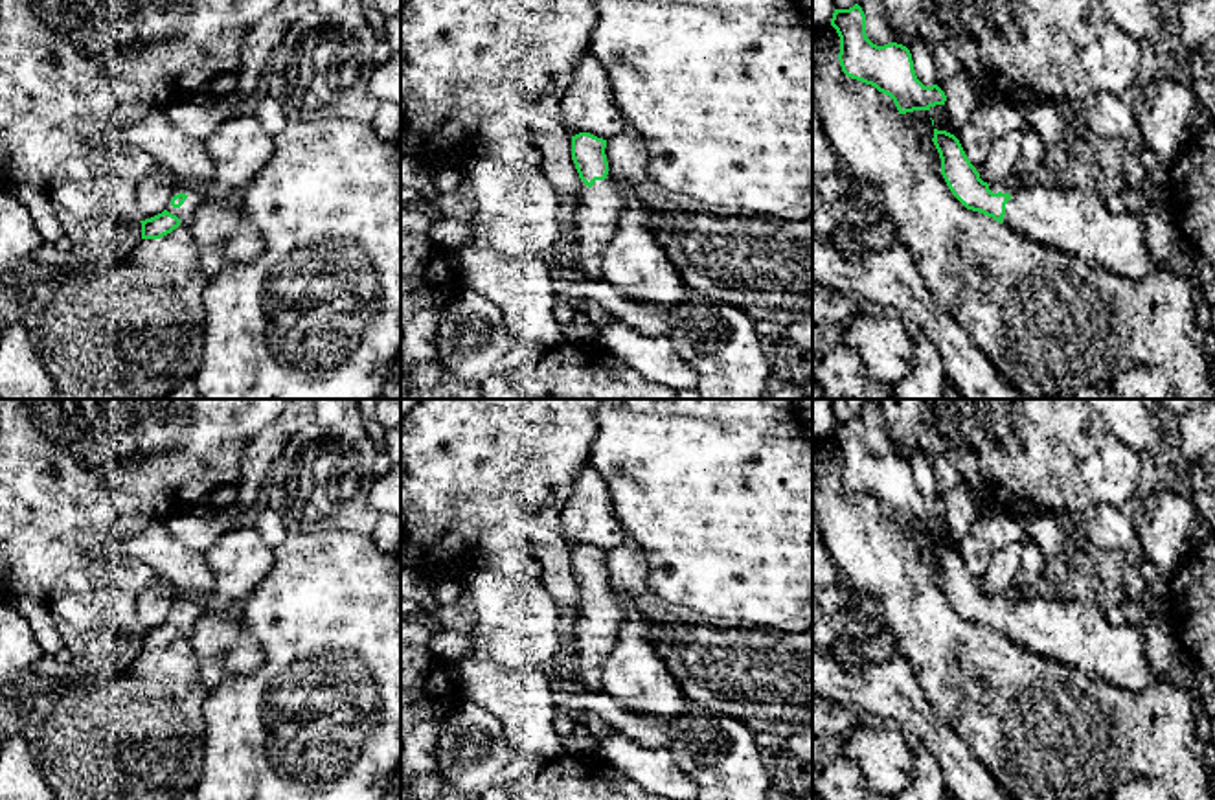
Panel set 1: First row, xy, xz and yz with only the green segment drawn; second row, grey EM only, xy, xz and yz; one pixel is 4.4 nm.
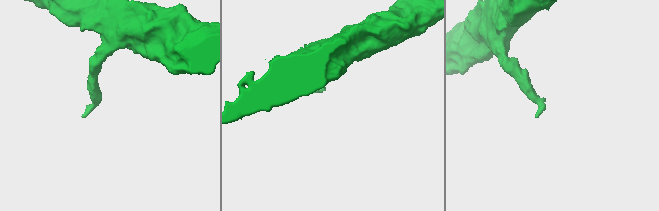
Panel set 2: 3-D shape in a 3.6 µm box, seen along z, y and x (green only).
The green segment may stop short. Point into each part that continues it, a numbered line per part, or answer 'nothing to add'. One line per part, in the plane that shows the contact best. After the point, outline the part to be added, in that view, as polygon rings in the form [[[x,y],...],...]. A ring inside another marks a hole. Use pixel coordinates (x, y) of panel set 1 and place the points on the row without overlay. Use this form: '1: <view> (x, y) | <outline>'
1: yz (1079, 635) | [[[1044,594],[1020,601],[989,596],[989,601],[1011,607],[1002,636],[1024,649],[1134,693],[1164,682],[1149,666],[1140,629],[1130,623],[1112,625],[1097,605],[1059,601]]]

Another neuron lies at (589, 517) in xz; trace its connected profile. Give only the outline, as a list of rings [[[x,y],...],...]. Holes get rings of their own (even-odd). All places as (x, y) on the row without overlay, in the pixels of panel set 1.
[[[588,463],[573,478],[573,493],[561,509],[561,537],[572,546],[616,550],[629,539],[616,517],[603,476]]]

